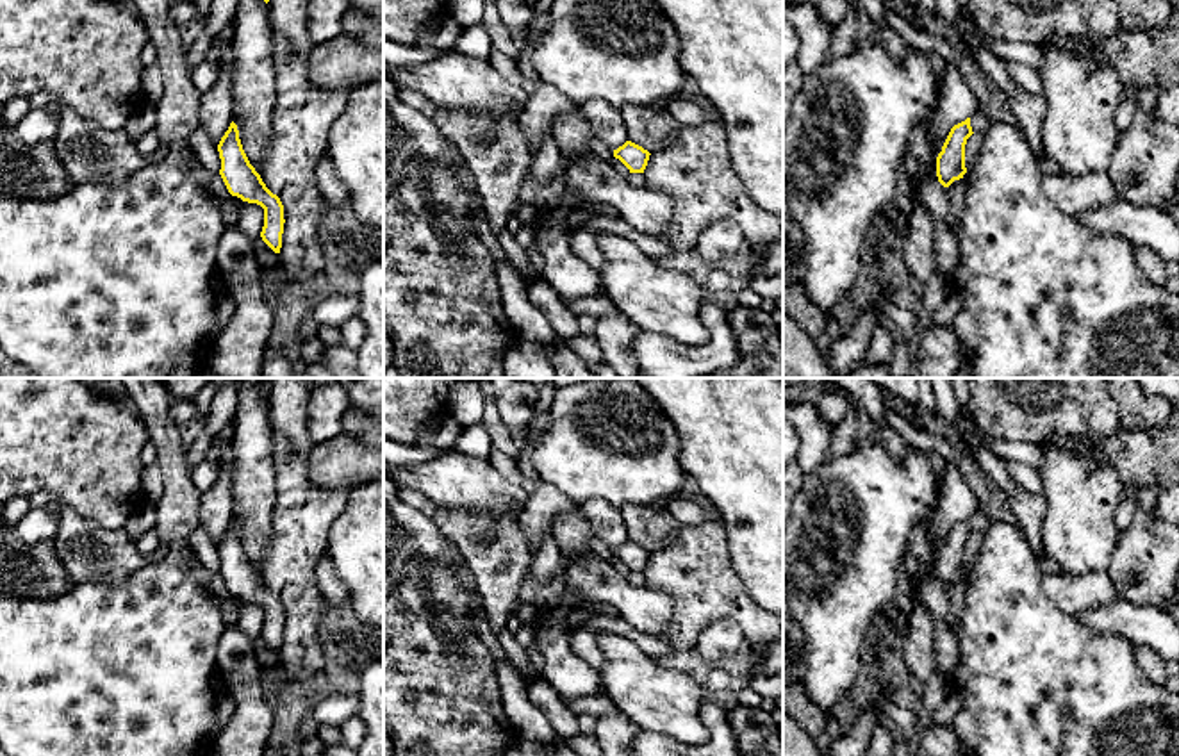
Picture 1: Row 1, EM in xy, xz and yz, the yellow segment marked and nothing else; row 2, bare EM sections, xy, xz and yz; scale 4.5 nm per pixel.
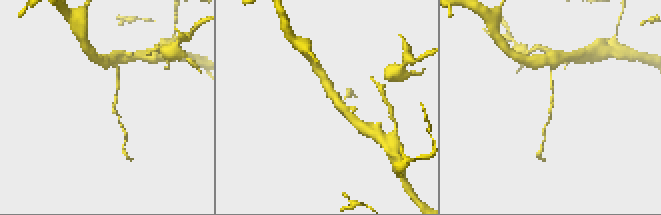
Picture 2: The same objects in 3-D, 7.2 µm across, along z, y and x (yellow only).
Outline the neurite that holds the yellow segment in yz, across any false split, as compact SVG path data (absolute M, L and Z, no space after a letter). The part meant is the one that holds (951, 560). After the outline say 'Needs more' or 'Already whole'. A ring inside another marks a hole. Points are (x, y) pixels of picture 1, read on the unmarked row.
M970 517L951 528L942 551L936 556L936 576L944 587L949 587L967 572L965 544L972 533Z. Already whole

